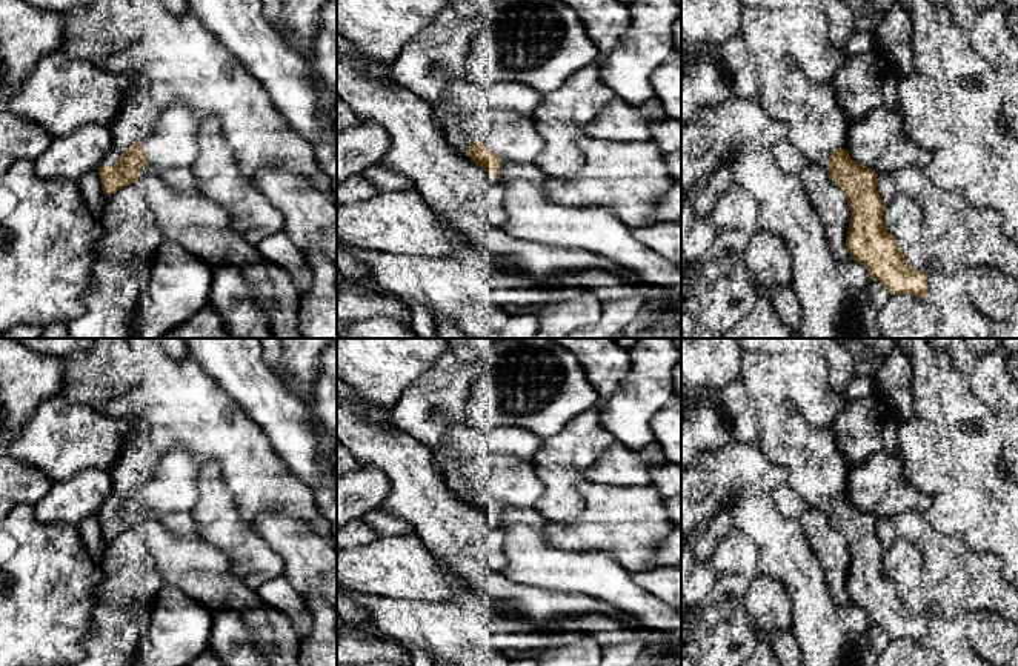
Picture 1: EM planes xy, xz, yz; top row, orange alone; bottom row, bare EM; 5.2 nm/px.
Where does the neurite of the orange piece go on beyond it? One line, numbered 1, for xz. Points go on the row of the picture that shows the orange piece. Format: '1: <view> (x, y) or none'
1: xz (459, 128)

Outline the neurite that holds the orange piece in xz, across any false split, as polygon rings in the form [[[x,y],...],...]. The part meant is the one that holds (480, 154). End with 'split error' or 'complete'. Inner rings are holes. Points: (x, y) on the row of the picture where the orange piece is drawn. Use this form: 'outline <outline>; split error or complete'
outline [[[451,115],[446,122],[446,138],[463,149],[463,152],[492,178],[497,178],[503,160],[498,158],[487,146],[472,142],[472,120],[469,115]]]; split error

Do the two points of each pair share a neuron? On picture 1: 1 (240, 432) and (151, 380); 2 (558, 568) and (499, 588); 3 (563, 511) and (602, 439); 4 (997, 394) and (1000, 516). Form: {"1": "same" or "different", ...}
{"1": "same", "2": "different", "3": "same", "4": "different"}

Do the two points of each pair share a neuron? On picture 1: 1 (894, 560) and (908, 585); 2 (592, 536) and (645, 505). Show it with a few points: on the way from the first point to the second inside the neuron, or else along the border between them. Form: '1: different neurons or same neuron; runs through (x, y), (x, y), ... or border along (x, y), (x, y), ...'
1: same neuron; runs through (900, 566), (908, 574), (908, 579)
2: same neuron; runs through (605, 525), (628, 522), (632, 517)

